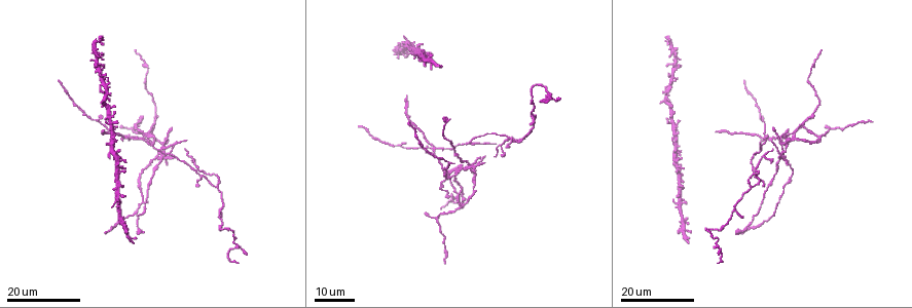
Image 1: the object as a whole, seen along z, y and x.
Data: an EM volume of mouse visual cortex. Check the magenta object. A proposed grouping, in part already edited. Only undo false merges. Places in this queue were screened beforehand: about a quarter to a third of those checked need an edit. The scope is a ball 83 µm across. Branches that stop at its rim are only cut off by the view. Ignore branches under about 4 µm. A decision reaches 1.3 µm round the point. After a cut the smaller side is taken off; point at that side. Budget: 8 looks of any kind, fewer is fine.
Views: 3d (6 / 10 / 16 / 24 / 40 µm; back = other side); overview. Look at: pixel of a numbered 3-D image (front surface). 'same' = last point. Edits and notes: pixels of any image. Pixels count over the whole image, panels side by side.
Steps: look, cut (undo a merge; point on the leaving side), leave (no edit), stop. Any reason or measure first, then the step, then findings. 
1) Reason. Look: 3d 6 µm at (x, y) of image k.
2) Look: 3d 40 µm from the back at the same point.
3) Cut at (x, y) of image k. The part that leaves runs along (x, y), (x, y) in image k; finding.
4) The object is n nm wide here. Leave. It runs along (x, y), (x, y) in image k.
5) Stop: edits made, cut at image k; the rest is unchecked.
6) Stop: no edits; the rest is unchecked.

Branch point. Look: 3d 16 µm at (528, 132) of image 1.

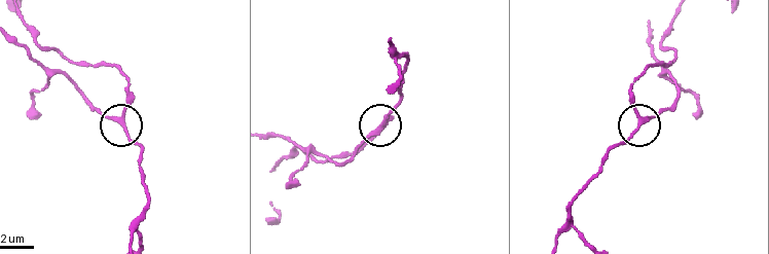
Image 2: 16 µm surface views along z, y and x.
Look: 3d 10 µm at (122, 120) of image 2.

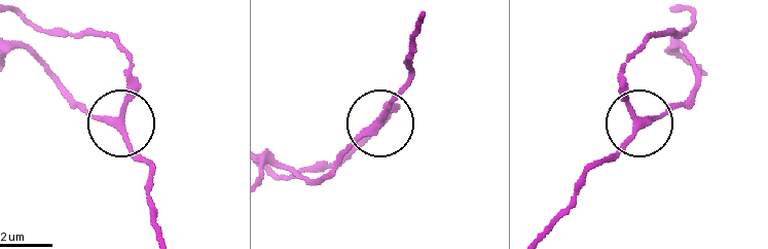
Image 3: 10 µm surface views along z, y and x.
Leave. It runs along (12, 41), (72, 99), (112, 121), (119, 118), (132, 68) in image 3; one cell here.

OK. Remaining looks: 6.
A fork. Look: 3d 16 µm at (469, 143) of image 1.

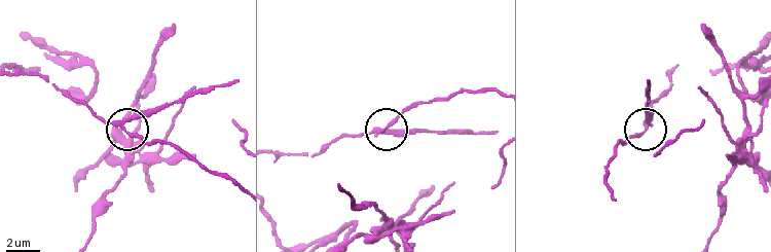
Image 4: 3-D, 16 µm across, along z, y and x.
Closer look. Look: 3d 6 µm at (382, 132) of image 4.

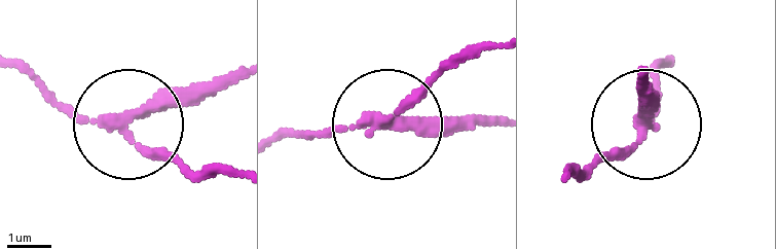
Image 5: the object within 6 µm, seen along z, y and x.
From behind. Look: 3d 6 µm from the back at (124, 125) of image 5.

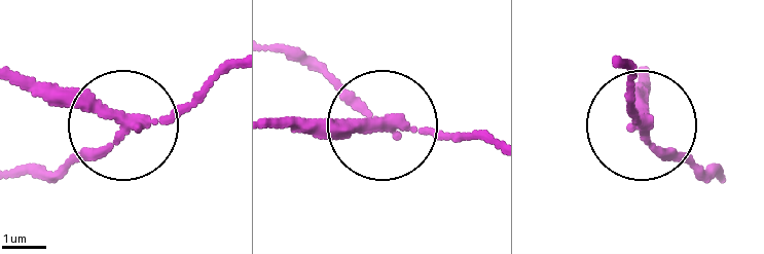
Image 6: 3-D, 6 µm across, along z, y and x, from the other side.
The object is 220 nm wide here. Cut at (72, 100) of image 6. The part that leaves runs along (126, 119), (20, 89) in image 6; a second cell is stuck on.

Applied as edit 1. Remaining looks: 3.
Look: overview.

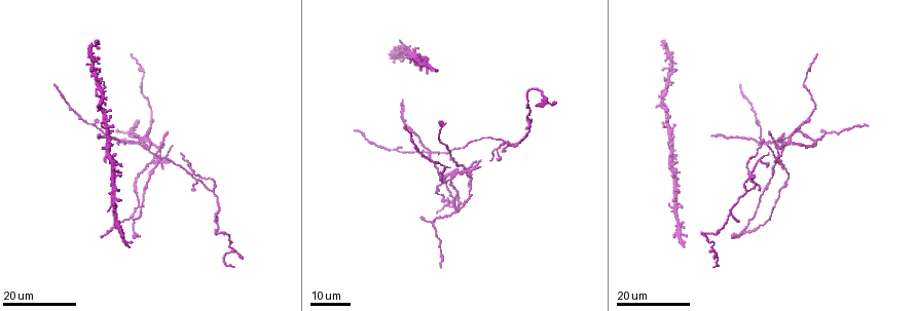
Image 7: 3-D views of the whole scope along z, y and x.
Four or more arms meet. Look: 3d 16 µm at (430, 151) of image 7.

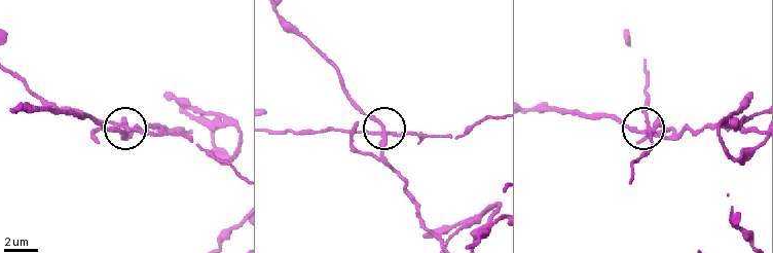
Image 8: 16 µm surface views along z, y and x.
Zoom in. Look: 3d 10 µm at (647, 130) of image 8.

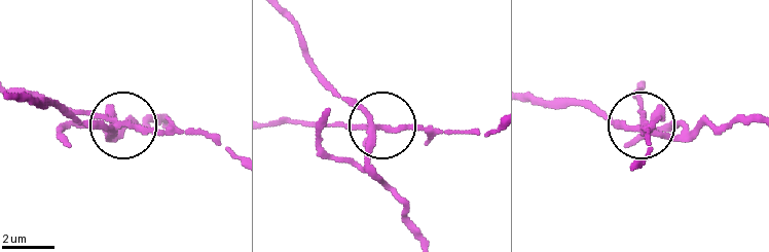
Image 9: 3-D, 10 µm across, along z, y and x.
Cut at (89, 128) of image 9. The part that leaves runs along (373, 132), (369, 164), (405, 203), (413, 237) in image 9; two cells meet here.

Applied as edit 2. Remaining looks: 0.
Stop: edits made, cut at image 6, cut at image 9; the rest is unchecked.

